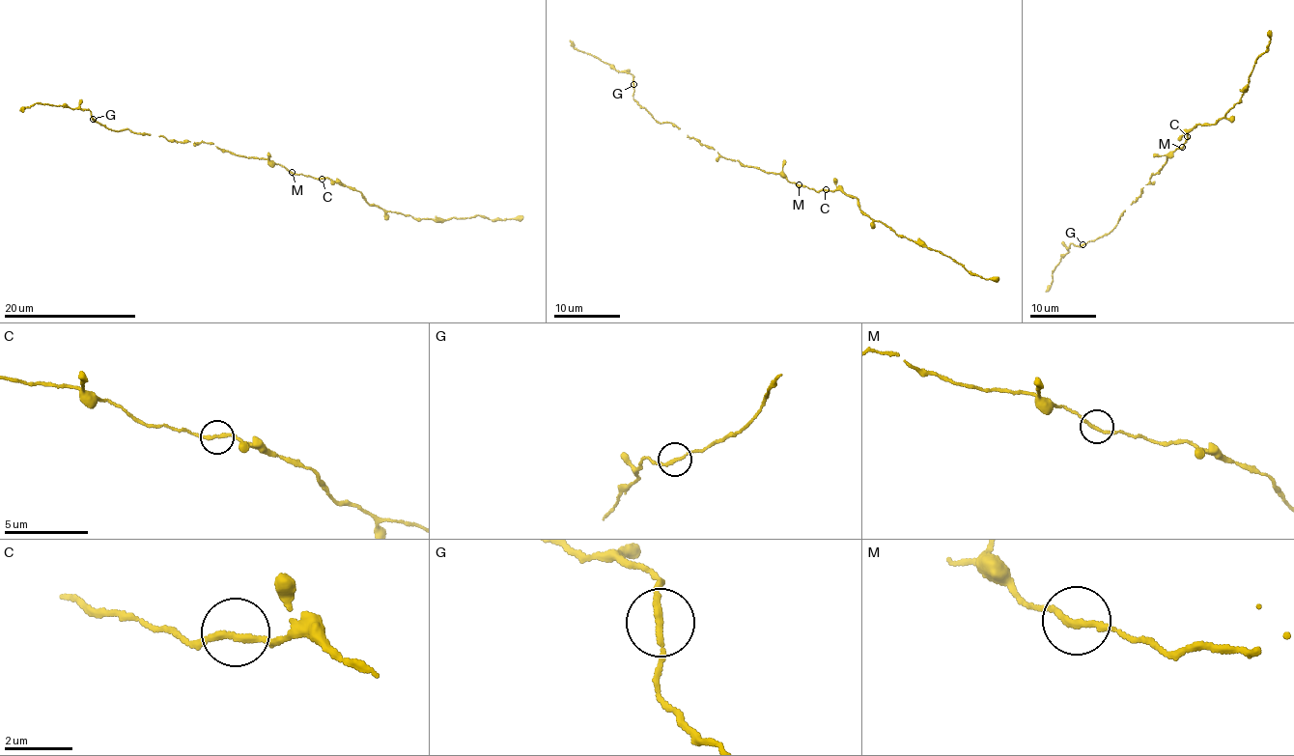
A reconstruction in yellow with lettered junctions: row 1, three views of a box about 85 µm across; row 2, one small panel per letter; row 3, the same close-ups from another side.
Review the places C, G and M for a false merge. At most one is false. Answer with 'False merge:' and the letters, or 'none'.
False merge: none

